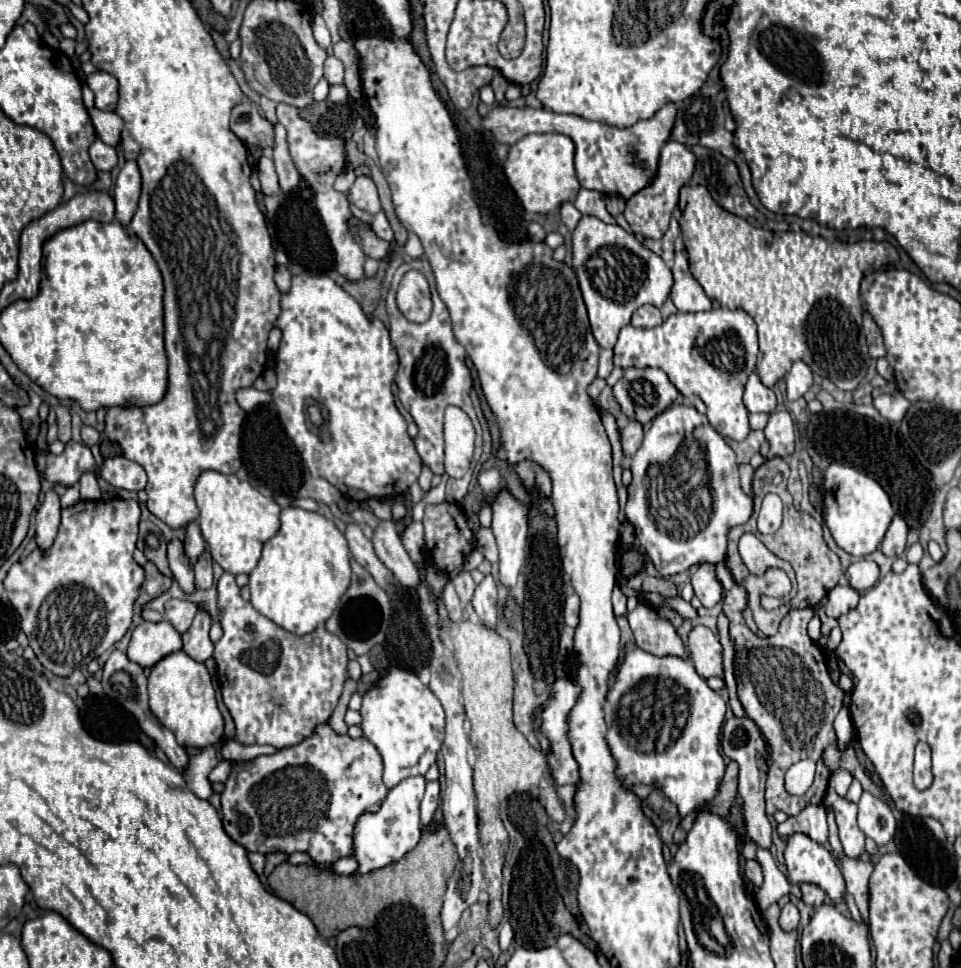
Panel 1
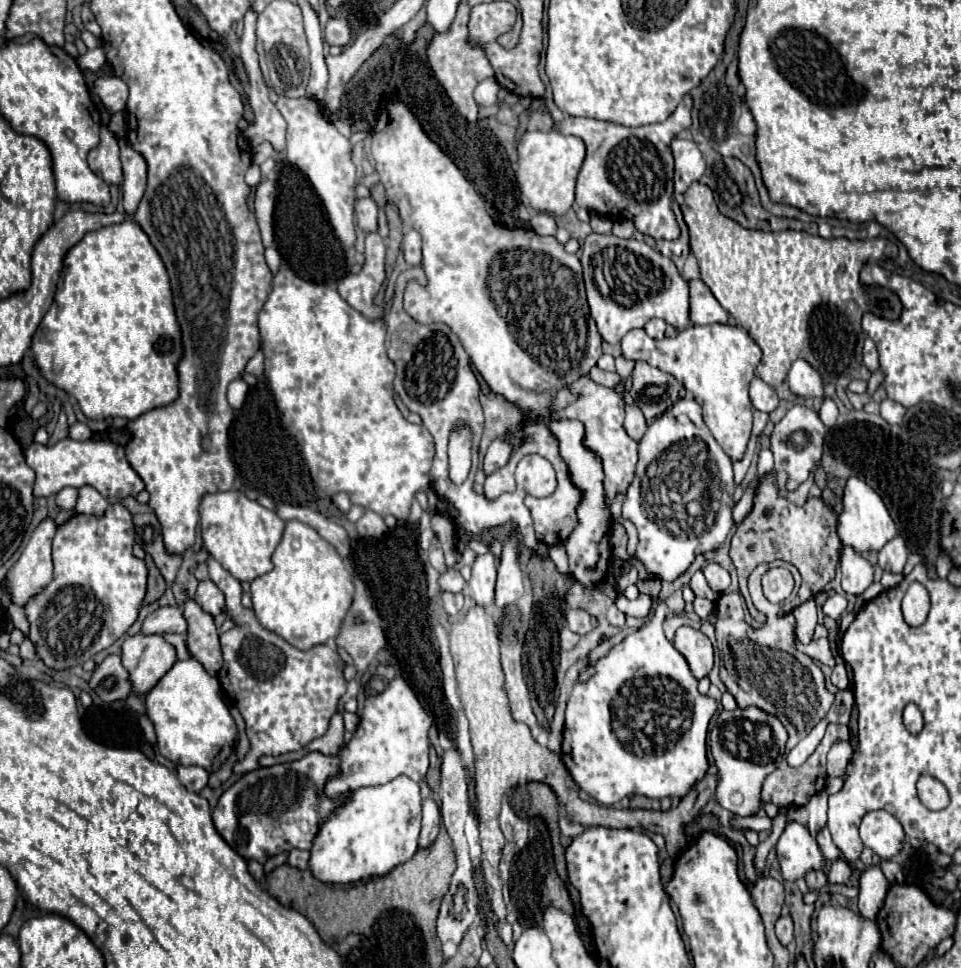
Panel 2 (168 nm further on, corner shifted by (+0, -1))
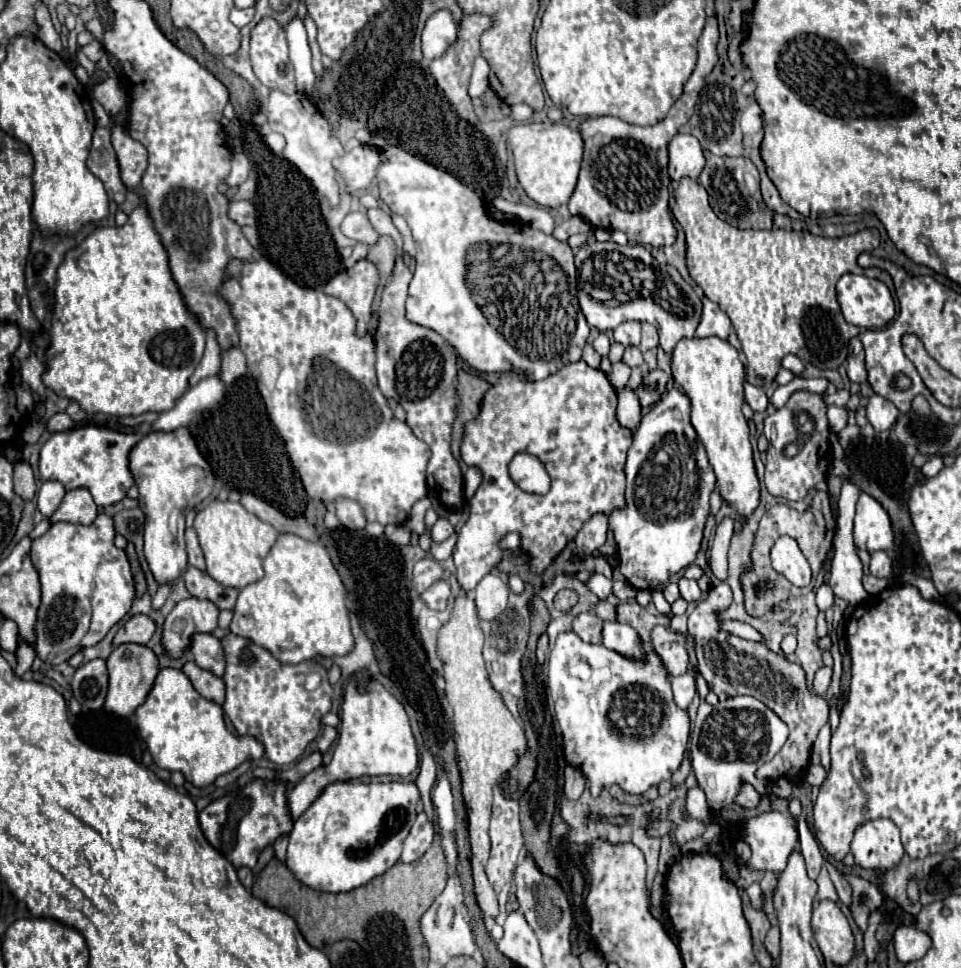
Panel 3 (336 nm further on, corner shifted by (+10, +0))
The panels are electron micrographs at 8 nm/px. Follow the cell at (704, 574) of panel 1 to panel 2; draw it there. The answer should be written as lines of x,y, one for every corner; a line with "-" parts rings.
699,570
699,572
695,572
695,574
691,576
689,586
691,586
691,590
693,590
693,594
695,594
695,596
709,598
709,600
717,600
717,598
719,598
719,594
711,592
711,588
709,588
709,584
707,584
707,580
705,580
705,576
703,576
703,572
701,572
701,570

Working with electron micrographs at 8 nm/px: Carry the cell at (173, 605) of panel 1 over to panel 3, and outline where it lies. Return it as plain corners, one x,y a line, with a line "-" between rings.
137,613
117,631
113,645
121,645
121,643
141,643
141,645
145,645
155,635
155,629
157,629
157,625
149,615

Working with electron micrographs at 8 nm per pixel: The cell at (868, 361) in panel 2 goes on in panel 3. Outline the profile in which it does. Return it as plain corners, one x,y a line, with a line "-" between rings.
853,337
849,343
849,357
847,357
847,375
853,383
865,383
865,353
859,337

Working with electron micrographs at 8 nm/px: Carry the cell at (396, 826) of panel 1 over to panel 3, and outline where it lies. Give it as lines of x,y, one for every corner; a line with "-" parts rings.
375,781
375,783
333,783
295,821
289,835
287,867
293,875
327,893
351,891
393,867
403,849
403,841
415,819
419,791
415,783

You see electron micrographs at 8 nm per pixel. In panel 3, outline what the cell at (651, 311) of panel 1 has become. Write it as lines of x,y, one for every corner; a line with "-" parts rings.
641,323
641,325
643,325
643,339
641,339
639,349
641,349
641,351
647,351
647,349
657,347
659,337
657,337
657,329
655,329
655,325
651,325
651,323

